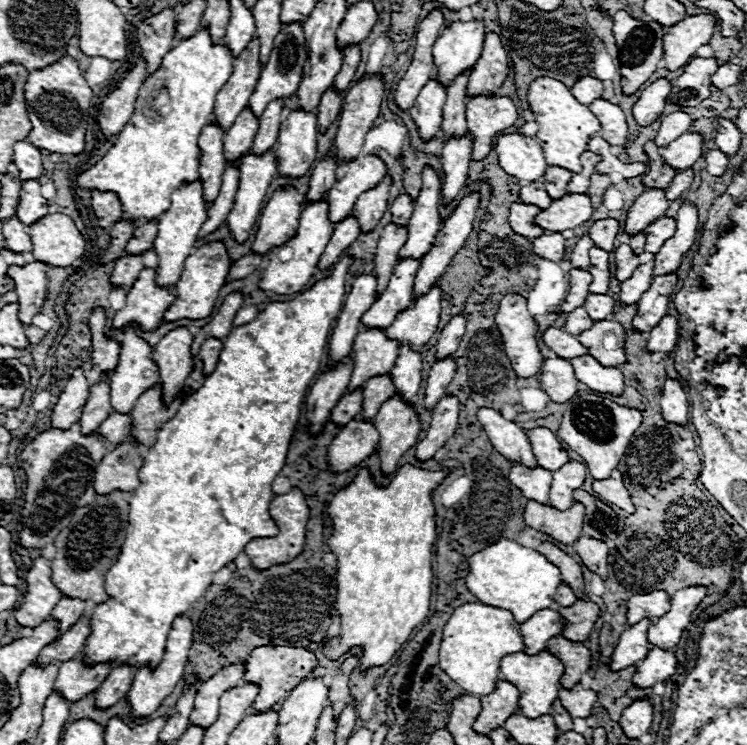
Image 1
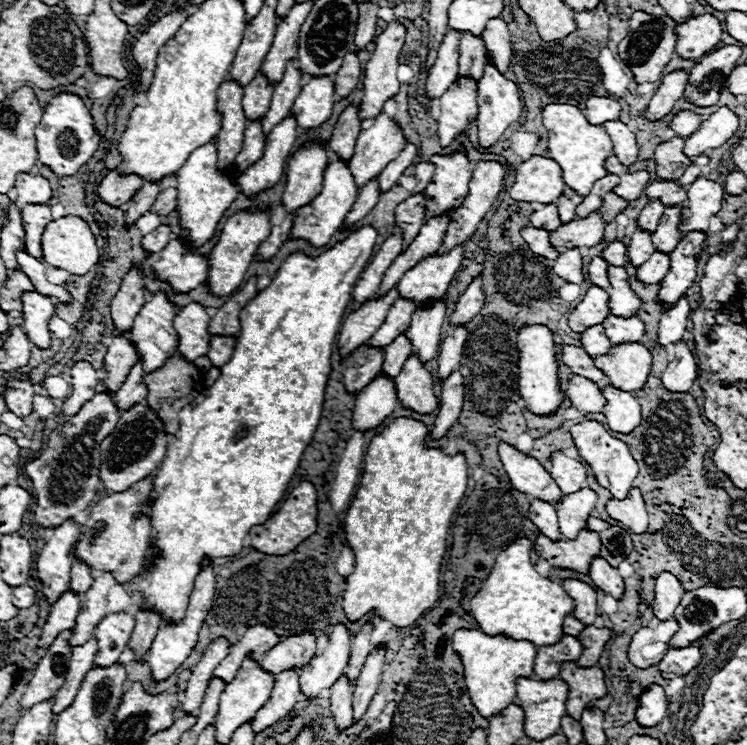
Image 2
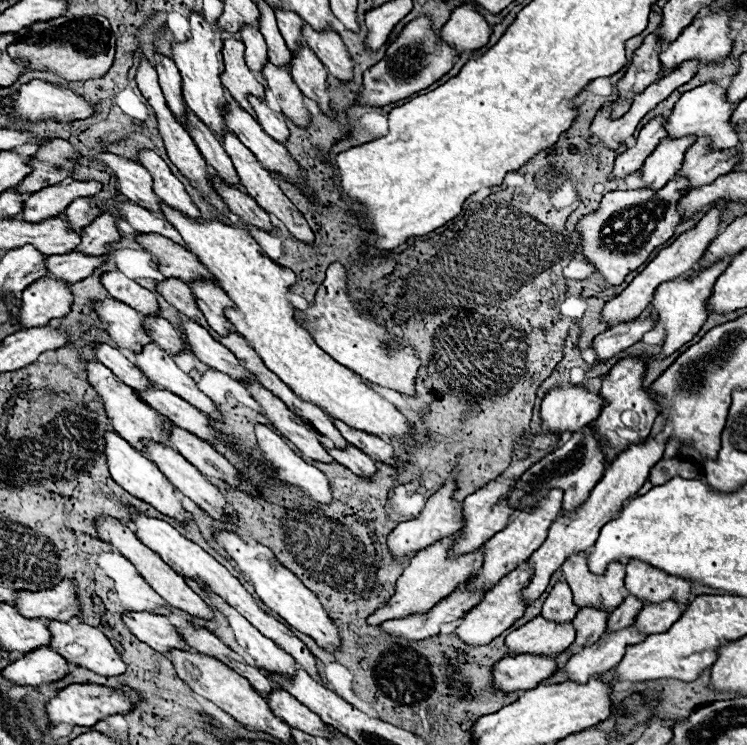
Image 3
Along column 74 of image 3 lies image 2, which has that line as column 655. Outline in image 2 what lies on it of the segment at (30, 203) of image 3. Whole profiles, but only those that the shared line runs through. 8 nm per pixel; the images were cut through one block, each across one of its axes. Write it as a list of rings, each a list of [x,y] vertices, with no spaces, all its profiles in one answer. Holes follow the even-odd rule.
[[[658,180],[658,182],[648,184],[646,196],[666,202],[666,206],[674,206],[674,204],[684,202],[688,198],[686,188],[680,186],[678,182],[672,182],[672,180]]]

